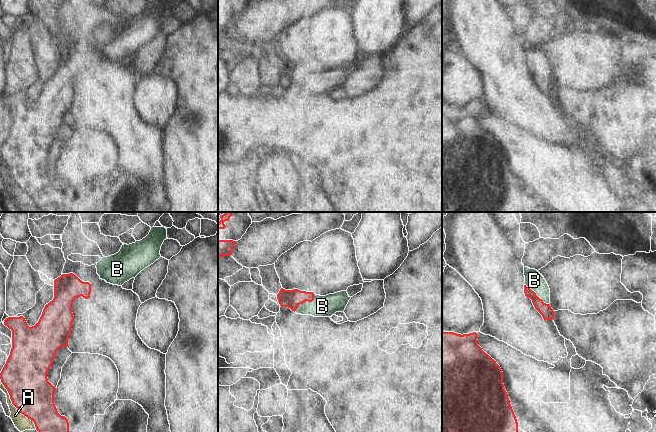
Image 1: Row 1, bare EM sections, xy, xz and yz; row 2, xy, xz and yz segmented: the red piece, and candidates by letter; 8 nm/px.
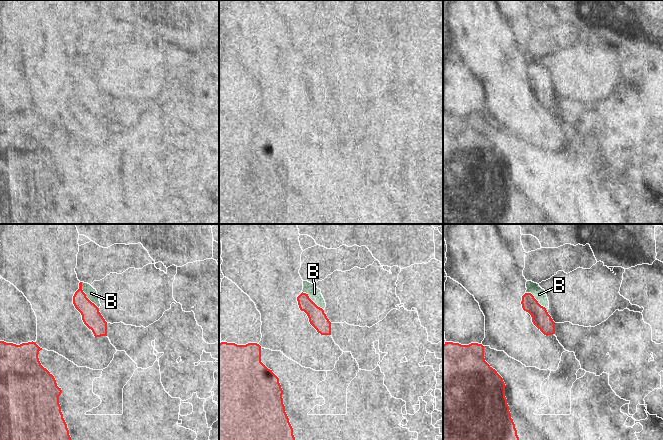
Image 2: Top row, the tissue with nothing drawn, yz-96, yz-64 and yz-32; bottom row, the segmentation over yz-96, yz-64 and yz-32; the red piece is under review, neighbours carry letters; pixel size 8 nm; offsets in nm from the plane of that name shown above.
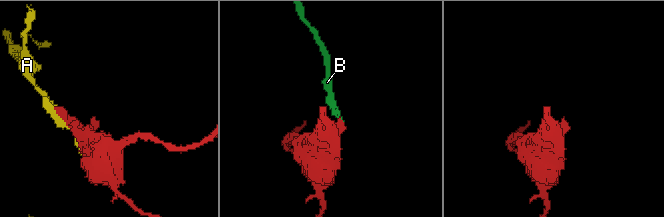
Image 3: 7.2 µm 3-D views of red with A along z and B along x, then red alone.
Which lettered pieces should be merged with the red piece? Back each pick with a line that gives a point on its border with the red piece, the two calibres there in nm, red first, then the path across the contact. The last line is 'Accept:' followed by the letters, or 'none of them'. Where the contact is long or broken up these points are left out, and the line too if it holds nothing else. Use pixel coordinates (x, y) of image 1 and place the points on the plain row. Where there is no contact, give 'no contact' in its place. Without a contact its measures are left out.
B: xz (305, 77) | 140/180 nm | across xz (287, 74), (305, 77), (322, 82)
Accept: B

